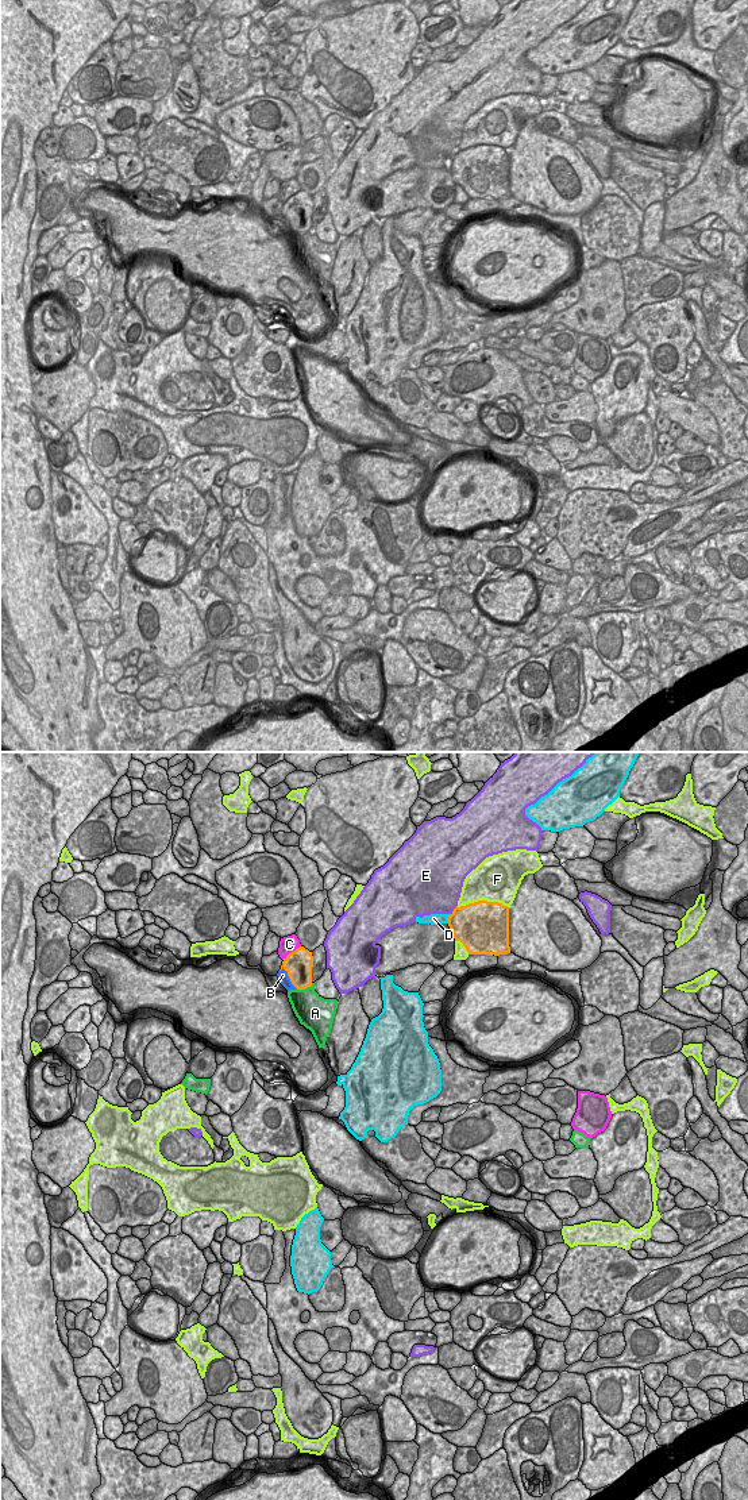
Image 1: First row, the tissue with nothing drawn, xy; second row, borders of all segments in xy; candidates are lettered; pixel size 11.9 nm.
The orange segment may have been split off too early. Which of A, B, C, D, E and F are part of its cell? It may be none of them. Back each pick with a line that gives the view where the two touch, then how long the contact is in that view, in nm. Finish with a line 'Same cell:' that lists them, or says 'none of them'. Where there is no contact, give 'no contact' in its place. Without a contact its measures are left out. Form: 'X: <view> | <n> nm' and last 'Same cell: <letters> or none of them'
B: xy | 340 nm
Same cell: B

